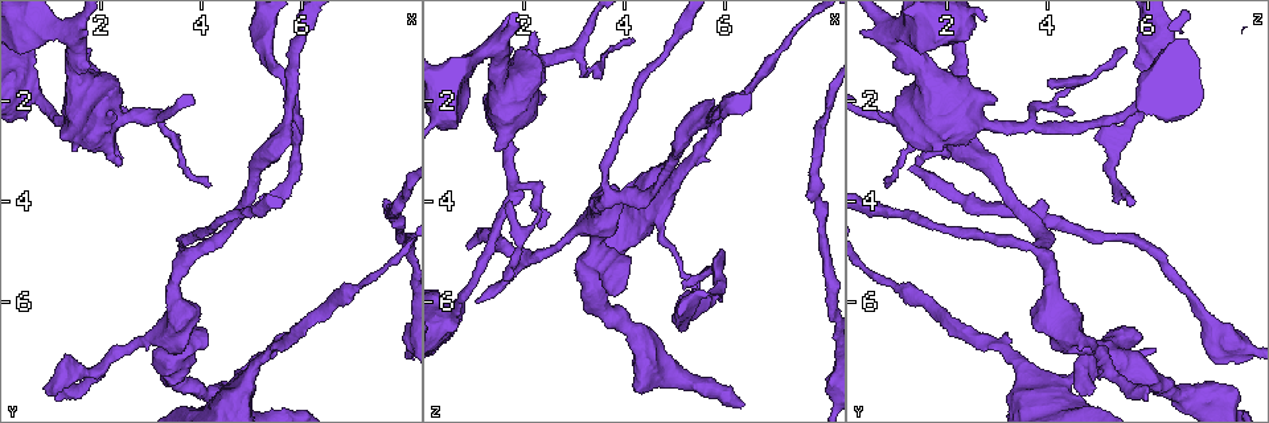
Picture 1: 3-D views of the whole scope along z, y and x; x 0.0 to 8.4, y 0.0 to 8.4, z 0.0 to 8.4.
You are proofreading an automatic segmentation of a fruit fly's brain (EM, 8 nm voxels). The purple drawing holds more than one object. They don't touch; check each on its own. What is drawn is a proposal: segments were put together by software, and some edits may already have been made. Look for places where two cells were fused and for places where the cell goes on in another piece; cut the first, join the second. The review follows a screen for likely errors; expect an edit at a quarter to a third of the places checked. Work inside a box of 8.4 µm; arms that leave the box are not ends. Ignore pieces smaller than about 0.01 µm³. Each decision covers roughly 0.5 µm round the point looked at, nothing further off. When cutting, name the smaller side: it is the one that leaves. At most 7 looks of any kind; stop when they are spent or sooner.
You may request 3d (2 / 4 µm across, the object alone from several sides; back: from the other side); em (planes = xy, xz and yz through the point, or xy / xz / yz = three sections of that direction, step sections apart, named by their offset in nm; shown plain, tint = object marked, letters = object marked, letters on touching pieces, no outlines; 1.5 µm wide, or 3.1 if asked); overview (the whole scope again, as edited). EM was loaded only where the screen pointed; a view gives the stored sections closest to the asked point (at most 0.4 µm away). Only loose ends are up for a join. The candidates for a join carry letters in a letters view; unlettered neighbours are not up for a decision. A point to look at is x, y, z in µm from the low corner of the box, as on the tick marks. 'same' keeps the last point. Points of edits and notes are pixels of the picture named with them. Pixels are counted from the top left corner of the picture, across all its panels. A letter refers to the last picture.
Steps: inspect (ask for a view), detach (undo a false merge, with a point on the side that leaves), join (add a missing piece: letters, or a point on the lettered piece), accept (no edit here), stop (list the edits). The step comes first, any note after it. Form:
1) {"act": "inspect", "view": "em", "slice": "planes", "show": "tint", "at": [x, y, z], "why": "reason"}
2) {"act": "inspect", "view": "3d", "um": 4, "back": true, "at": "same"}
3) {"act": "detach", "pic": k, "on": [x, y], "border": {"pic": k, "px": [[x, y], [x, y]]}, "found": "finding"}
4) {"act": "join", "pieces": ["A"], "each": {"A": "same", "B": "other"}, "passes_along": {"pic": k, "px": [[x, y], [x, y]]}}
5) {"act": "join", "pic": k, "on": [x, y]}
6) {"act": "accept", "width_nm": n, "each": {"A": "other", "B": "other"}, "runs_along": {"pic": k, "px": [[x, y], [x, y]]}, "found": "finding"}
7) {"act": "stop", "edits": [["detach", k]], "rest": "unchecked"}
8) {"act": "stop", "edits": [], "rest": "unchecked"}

{"act": "inspect", "view": "em", "slice": "planes", "show": "letters", "at": [3.75, 5.10, 3.95], "why": "three arms meet"}

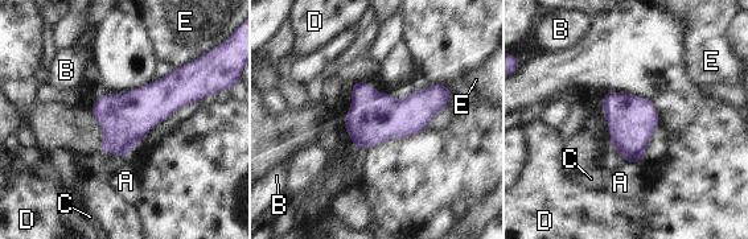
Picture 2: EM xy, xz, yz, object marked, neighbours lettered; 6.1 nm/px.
{"act": "accept", "width_nm": 280, "each": {"A": "other", "B": "other", "C": "other", "D": "other", "E": "other"}, "border": {"pic": 2, "px": [[627, 161], [631, 165]]}, "found": "all the same cell"}

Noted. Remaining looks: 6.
{"act": "inspect", "view": "3d", "um": 4, "at": [0.90, 7.75, 5.00], "why": "branch stops here"}

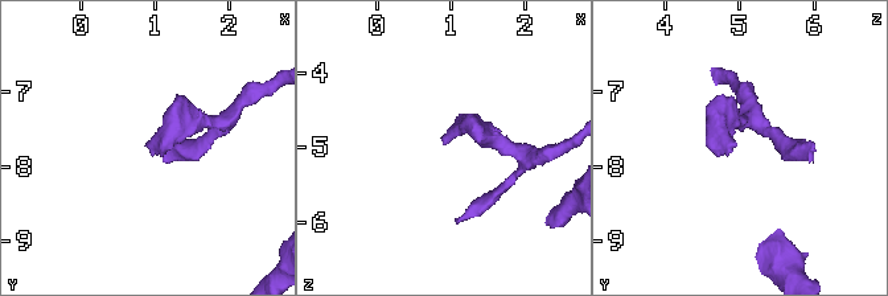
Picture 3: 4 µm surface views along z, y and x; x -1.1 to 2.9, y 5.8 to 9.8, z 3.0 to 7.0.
{"act": "inspect", "view": "em", "slice": "xz", "step": 4, "show": "letters", "at": [0.90, 7.70, 5.00], "why": "need the tissue"}

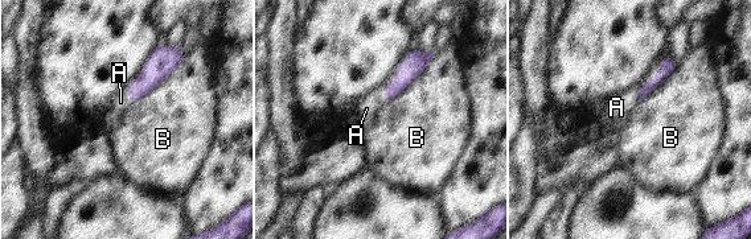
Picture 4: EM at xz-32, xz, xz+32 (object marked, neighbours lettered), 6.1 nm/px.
{"act": "join", "pic": 4, "on": [120, 102], "each": {"A": "same", "B": "other"}, "passes_along": {"pic": 4, "px": [[158, 68], [127, 94], [120, 102]]}, "found": "the cell continues"}

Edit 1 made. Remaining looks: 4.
{"act": "inspect", "view": "3d", "um": 4, "at": [5.95, 2.80, 5.00], "why": "an open end"}

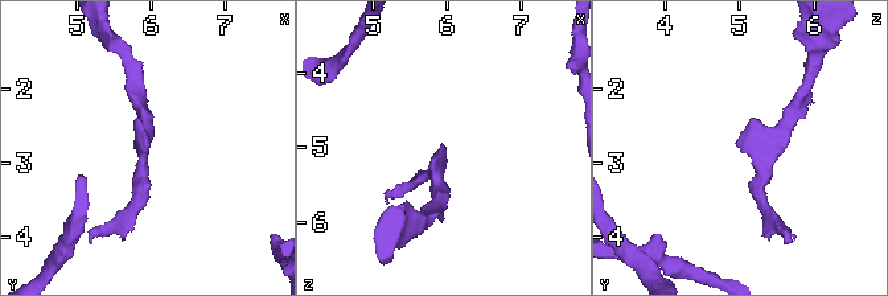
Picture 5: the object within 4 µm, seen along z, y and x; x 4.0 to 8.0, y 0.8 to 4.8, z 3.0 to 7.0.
{"act": "inspect", "view": "em", "slice": "planes", "show": "letters", "at": [5.90, 2.80, 4.95], "why": "shape alone is not enough"}

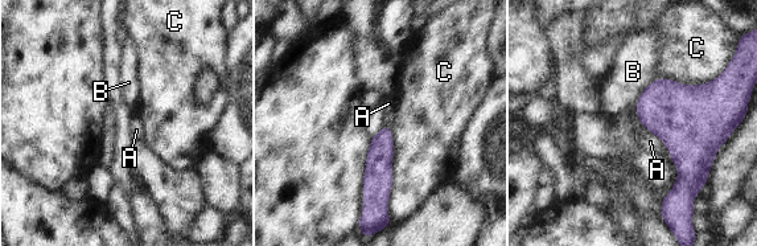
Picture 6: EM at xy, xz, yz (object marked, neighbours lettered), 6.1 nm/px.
{"act": "accept", "width_nm": 140, "each": {"A": "other", "B": "other", "C": "other"}, "border": {"pic": 6, "px": [[638, 121], [667, 146]]}, "found": "none of them fits"}

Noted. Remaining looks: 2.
{"act": "stop", "edits": [["join", 4]], "rest": "unchecked"}

